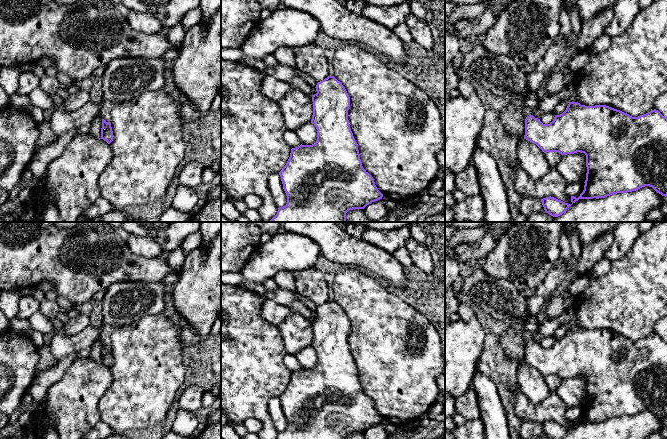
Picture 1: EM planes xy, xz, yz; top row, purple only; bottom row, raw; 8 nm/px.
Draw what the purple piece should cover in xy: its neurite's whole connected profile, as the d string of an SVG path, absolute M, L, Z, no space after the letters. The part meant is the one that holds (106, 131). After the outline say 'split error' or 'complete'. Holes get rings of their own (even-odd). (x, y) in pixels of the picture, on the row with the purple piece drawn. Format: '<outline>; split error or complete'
M102 119L101 139L106 141L108 144L113 141L113 131L111 123L107 123L104 119Z; complete

